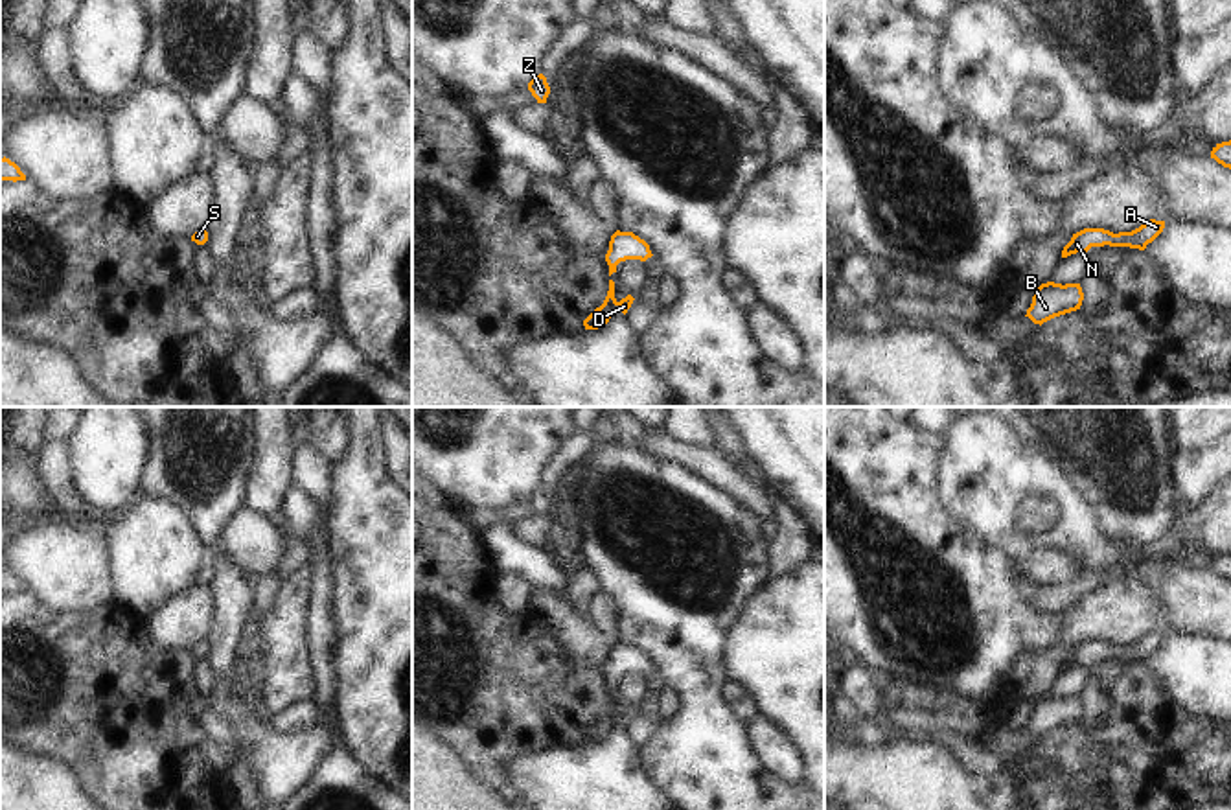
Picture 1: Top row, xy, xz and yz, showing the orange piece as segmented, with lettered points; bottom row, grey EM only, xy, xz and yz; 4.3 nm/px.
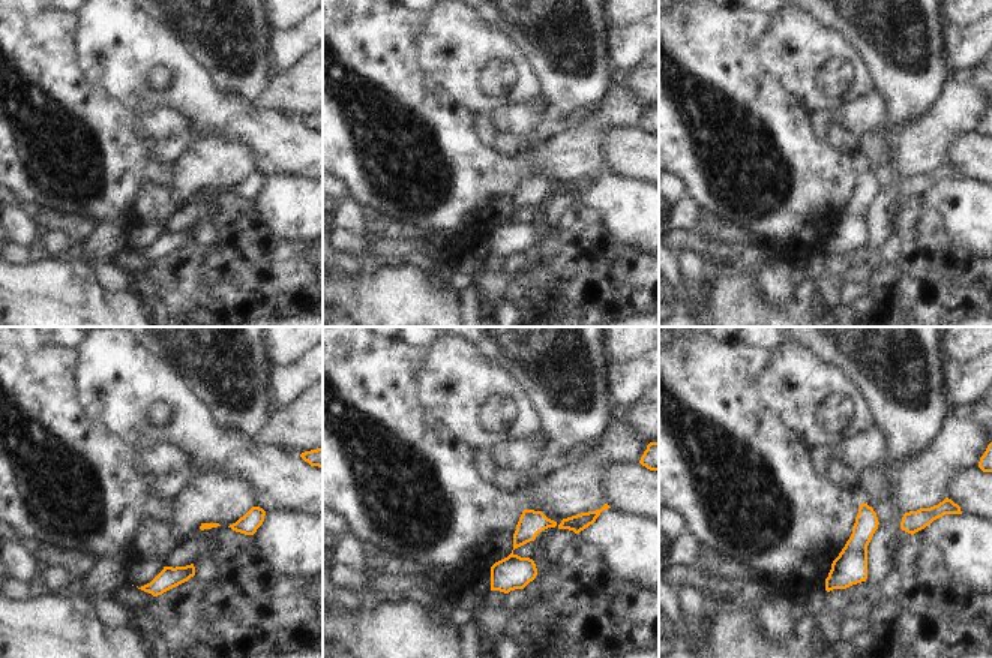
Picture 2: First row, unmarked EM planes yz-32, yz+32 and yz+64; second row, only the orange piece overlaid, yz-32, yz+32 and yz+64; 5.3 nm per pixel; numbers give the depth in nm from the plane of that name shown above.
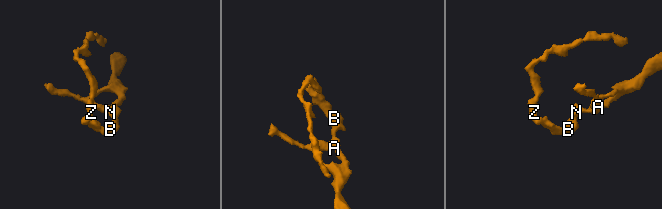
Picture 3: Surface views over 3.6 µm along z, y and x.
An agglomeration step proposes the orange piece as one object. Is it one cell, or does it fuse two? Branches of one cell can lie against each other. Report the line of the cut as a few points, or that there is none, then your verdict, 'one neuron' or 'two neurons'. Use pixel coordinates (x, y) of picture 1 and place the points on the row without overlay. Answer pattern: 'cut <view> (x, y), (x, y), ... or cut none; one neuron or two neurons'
cut none; one neuron

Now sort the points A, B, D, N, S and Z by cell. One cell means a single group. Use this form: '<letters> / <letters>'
A B D N S Z

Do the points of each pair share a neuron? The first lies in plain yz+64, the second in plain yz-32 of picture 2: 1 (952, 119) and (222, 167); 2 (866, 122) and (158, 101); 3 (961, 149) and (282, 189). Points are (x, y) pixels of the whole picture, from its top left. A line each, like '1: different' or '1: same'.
1: same
2: different
3: different

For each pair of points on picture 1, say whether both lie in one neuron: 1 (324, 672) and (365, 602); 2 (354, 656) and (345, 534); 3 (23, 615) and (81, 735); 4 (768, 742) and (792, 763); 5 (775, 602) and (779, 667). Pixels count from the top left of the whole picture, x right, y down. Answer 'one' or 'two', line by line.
1: two
2: one
3: one
4: one
5: one

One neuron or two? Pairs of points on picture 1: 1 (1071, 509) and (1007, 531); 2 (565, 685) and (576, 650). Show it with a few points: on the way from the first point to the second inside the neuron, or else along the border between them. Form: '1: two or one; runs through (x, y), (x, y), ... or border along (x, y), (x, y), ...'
1: one; runs through (1064, 527), (1051, 540), (1025, 542)
2: two; border along (545, 630), (575, 667), (604, 671)

